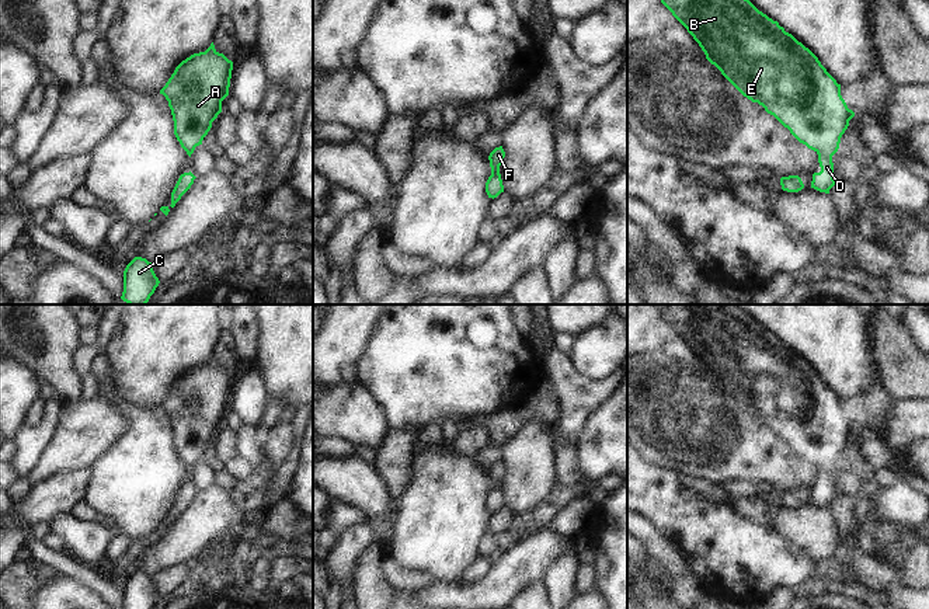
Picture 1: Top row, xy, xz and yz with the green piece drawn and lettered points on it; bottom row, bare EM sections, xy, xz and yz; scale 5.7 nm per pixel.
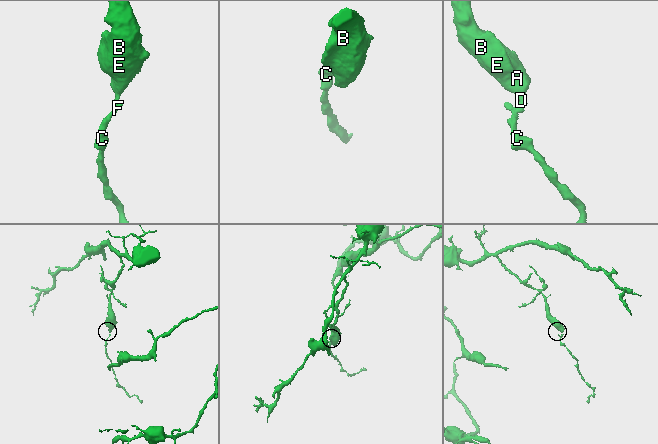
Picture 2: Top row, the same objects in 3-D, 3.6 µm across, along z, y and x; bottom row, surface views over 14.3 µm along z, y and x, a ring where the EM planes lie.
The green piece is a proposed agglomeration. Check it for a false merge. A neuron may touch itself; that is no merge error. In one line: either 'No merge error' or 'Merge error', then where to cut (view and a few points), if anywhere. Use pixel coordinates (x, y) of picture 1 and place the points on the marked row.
No merge error. No split.

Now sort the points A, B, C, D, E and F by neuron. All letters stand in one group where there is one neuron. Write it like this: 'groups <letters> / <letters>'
groups A B C D E F

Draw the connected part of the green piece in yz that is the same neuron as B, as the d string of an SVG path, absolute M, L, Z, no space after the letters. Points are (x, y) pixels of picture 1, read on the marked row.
M661 0L699 44L706 59L748 100L758 102L790 133L818 154L820 173L811 188L829 194L834 180L832 156L855 112L841 95L841 84L818 58L786 32L777 21L759 11L749 0Z

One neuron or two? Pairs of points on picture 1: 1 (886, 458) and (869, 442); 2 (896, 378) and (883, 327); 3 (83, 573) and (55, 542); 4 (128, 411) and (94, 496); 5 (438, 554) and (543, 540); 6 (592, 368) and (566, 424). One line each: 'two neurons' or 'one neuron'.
1: one neuron
2: one neuron
3: two neurons
4: one neuron
5: two neurons
6: two neurons

